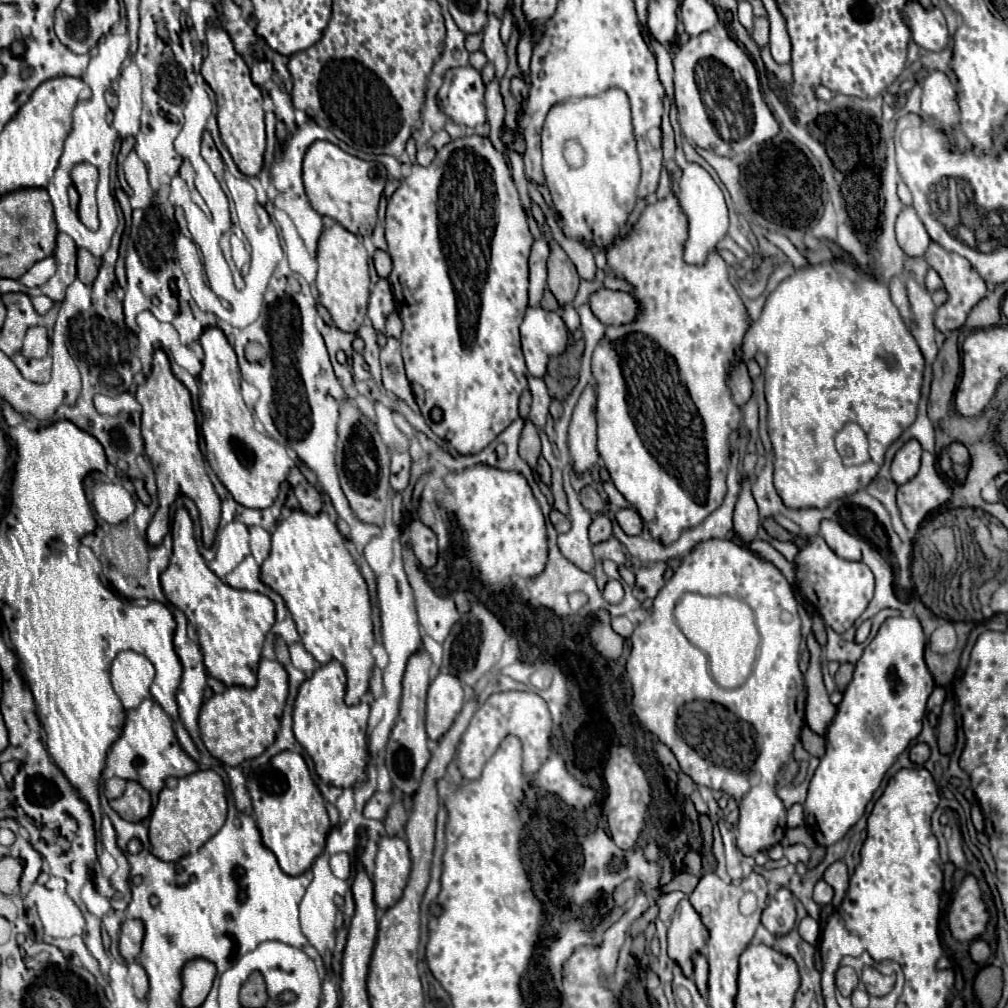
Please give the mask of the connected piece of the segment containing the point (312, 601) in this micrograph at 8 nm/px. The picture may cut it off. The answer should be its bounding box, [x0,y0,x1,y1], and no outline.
[261,510,375,706]

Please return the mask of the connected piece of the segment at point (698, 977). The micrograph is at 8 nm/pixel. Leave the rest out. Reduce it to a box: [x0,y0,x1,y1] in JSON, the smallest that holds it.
[693,954,707,994]

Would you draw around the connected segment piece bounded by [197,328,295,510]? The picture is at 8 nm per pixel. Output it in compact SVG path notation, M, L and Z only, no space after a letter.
M207 328L199 342L205 352L203 370L197 380L201 390L199 406L203 414L201 432L207 444L209 464L233 498L241 502L241 506L265 510L275 502L281 482L285 482L291 468L295 468L295 460L287 454L285 446L255 430L253 414L241 398L241 370L237 356L225 334L219 328Z

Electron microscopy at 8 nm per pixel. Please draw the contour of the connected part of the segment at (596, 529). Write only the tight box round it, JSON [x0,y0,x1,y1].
[589,514,611,544]

